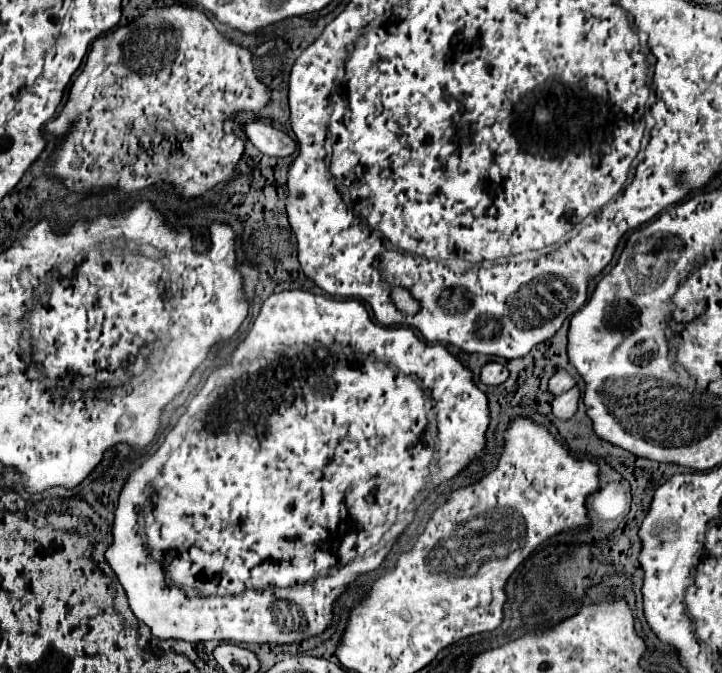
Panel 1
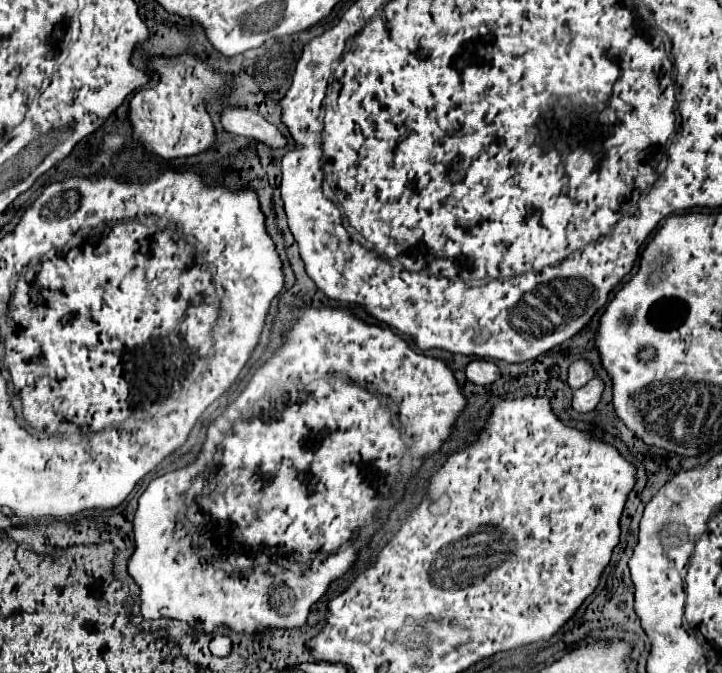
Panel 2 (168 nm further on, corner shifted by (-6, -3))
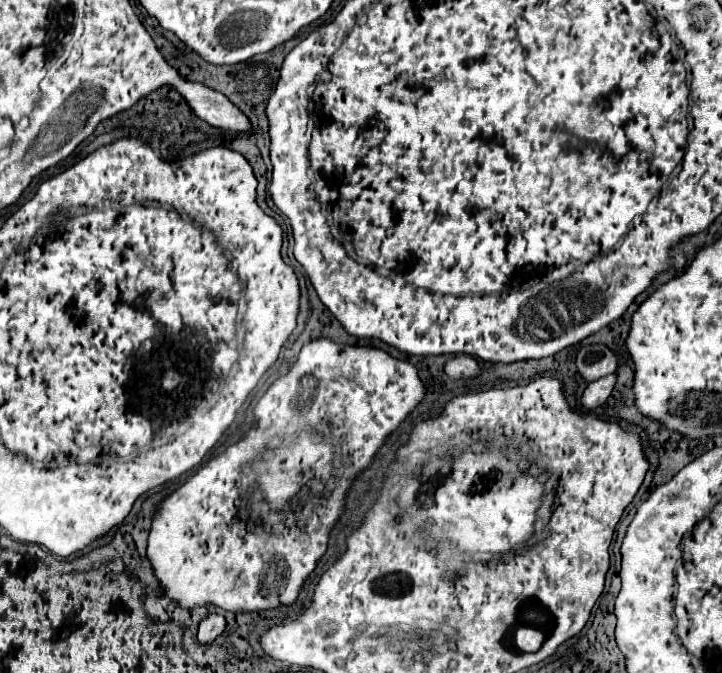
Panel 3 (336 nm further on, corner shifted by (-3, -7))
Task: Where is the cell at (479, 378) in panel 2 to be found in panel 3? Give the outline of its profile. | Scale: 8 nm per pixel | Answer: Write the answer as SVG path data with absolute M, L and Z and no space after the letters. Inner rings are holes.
M454 356L454 358L446 360L444 372L450 378L470 378L480 372L480 366L476 364L476 360L472 356Z

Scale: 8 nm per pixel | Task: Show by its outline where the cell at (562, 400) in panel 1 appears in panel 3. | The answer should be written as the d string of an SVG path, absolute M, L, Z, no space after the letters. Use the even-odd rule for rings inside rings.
M610 374L610 376L604 376L600 380L590 382L586 392L584 392L584 396L582 396L582 406L586 410L594 410L600 404L604 404L606 398L612 394L614 384L616 384L616 374Z

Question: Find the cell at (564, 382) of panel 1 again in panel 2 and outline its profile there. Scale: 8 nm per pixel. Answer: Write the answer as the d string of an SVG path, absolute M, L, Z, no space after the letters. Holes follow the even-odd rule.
M577 360L569 366L569 376L567 376L567 384L571 386L571 390L579 390L581 386L585 386L589 380L593 378L593 368L589 362L585 360Z

